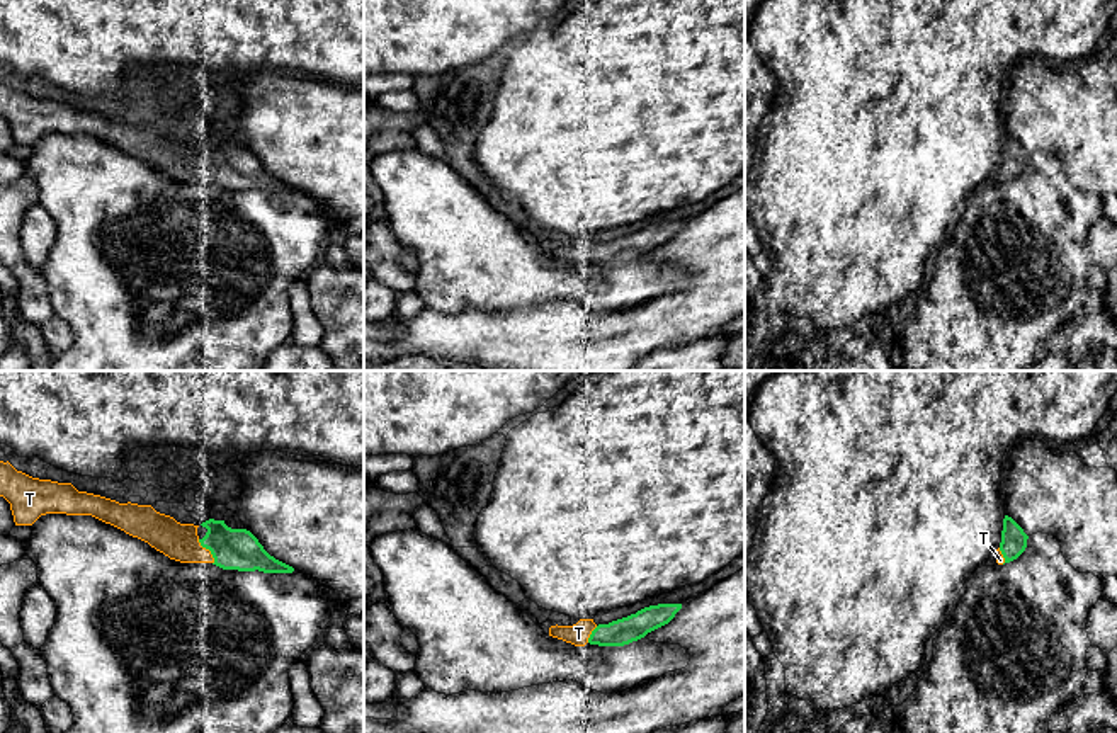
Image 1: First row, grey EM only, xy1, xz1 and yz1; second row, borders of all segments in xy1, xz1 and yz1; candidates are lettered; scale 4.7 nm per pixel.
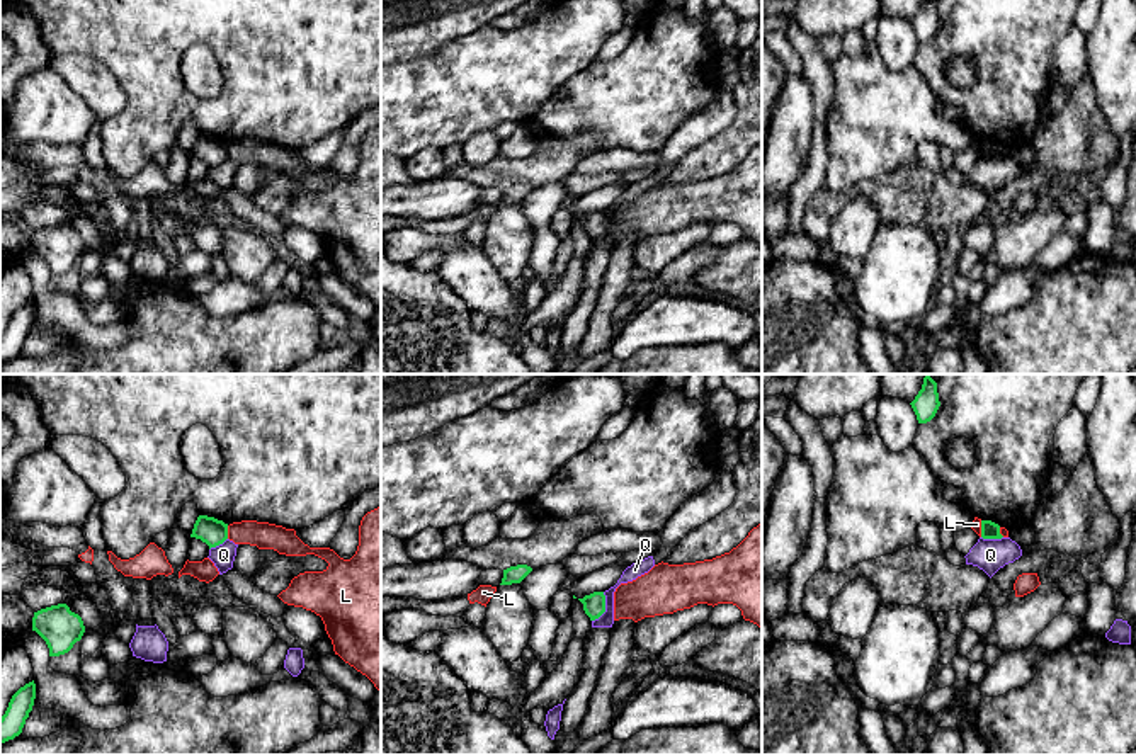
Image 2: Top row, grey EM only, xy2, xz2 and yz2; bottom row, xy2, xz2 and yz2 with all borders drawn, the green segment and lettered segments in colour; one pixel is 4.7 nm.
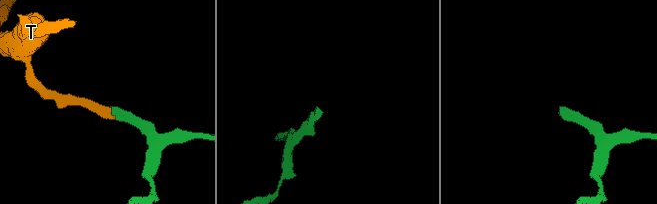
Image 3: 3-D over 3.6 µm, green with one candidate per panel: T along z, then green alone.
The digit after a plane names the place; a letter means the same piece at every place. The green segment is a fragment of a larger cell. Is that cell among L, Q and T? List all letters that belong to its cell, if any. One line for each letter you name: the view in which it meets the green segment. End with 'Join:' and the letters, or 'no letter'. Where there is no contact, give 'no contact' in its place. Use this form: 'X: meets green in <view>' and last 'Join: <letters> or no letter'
T: meets green in xy1
Join: T

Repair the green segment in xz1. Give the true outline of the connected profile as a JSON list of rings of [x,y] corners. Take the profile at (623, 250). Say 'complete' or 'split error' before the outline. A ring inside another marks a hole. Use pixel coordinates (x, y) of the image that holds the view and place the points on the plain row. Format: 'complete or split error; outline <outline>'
split error; outline [[[682,223],[649,224],[636,233],[598,245],[593,238],[580,238],[573,245],[551,245],[549,255],[575,265],[585,265],[587,262],[598,265],[624,265],[668,243],[680,228]]]

